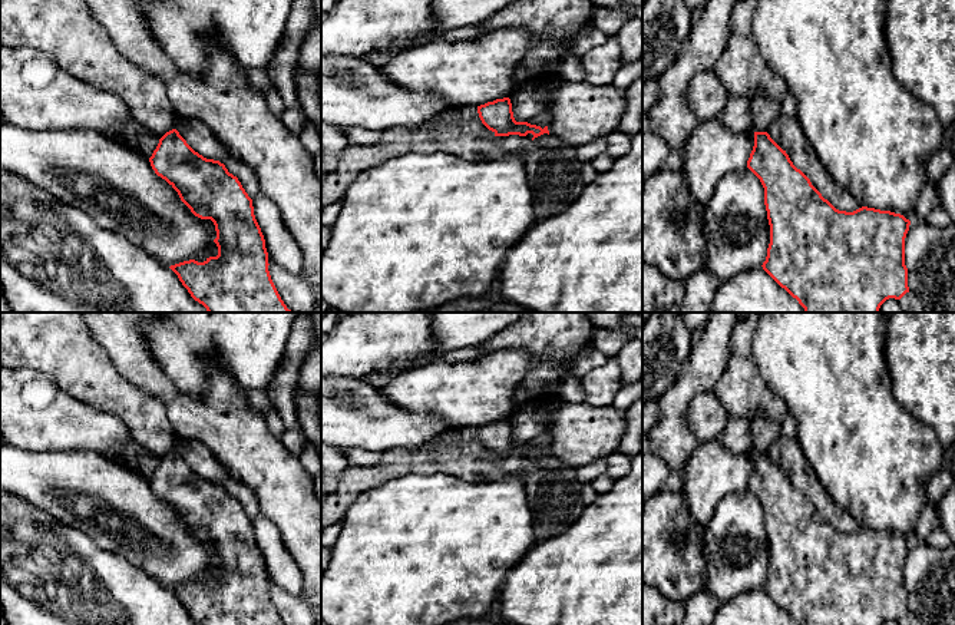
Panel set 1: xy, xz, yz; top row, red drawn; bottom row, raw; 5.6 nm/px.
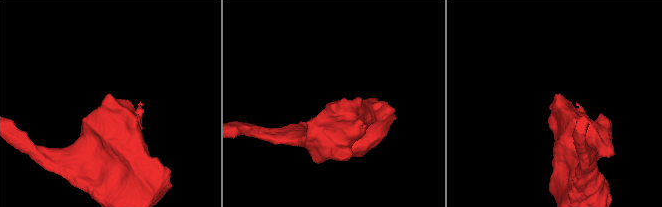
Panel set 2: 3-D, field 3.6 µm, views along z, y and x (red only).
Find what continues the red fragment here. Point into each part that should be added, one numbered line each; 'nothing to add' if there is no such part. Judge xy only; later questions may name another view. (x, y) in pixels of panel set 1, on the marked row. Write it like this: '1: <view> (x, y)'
nothing to add

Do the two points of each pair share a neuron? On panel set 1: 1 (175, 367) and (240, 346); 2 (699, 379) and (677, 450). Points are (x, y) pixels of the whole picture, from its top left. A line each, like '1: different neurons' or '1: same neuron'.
1: same neuron
2: same neuron

